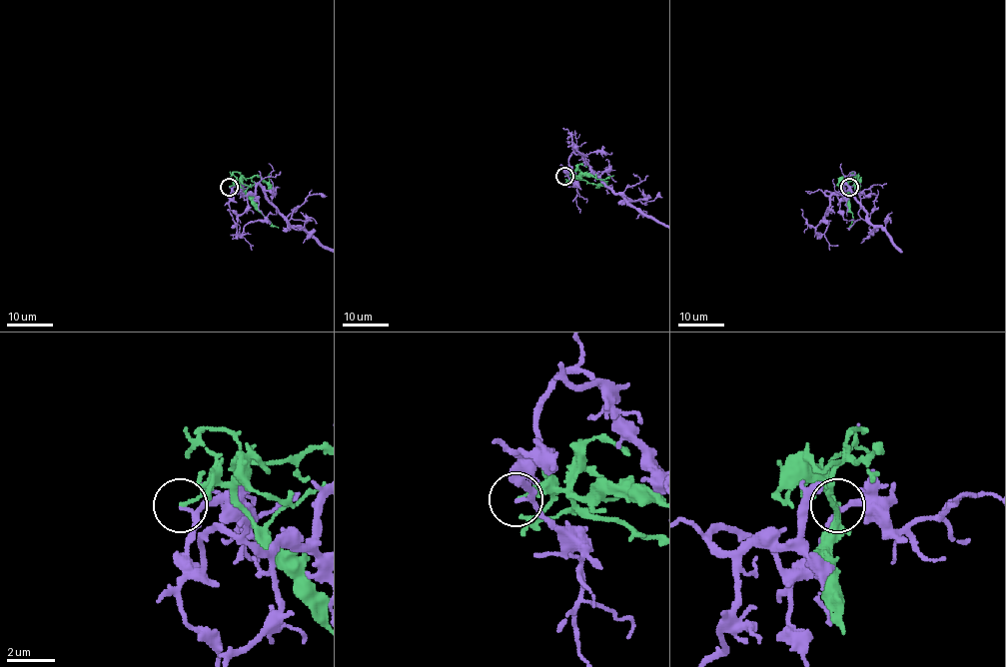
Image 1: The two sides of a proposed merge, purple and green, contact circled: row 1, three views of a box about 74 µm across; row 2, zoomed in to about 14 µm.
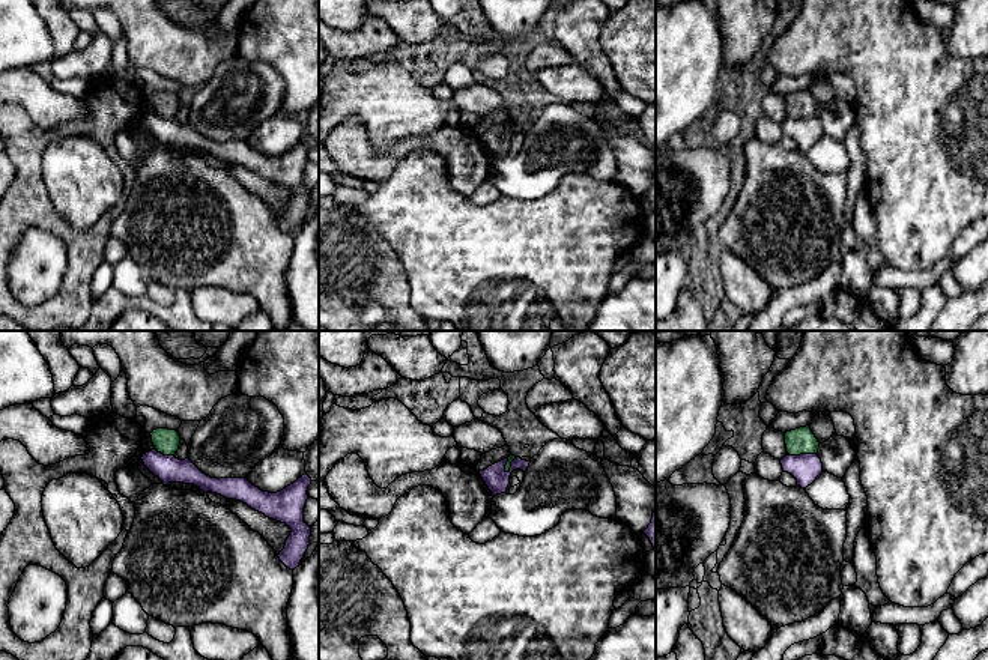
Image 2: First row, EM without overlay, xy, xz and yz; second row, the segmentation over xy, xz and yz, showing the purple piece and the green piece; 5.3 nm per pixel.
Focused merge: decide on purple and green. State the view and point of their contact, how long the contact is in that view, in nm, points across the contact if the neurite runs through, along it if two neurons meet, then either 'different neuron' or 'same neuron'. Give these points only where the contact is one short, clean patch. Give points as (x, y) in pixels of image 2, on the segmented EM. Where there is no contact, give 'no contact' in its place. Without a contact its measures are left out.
yz (802, 454) | 150 nm | along yz (788, 453), (815, 454) | different neuron

